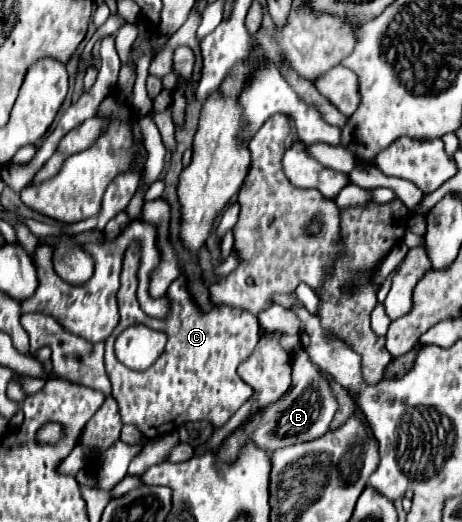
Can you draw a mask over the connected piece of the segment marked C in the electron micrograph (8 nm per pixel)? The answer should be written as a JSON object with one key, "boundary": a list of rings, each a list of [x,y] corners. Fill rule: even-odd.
{"boundary":[[[131,246],[123,260],[121,288],[117,296],[121,322],[105,340],[105,370],[113,384],[113,398],[121,408],[123,424],[137,426],[141,434],[149,440],[161,438],[177,430],[185,422],[205,420],[205,416],[215,428],[221,428],[251,398],[251,388],[237,376],[237,366],[247,358],[247,354],[251,354],[251,350],[259,342],[261,328],[257,318],[251,312],[235,310],[229,306],[213,308],[209,314],[201,314],[187,292],[183,276],[177,278],[167,290],[171,314],[167,314],[167,318],[161,320],[149,318],[139,308],[139,302],[135,298],[137,264],[137,246]],[[133,324],[145,324],[153,330],[167,334],[165,352],[157,358],[157,362],[151,368],[143,372],[129,370],[115,356],[115,340],[125,328]]]}

